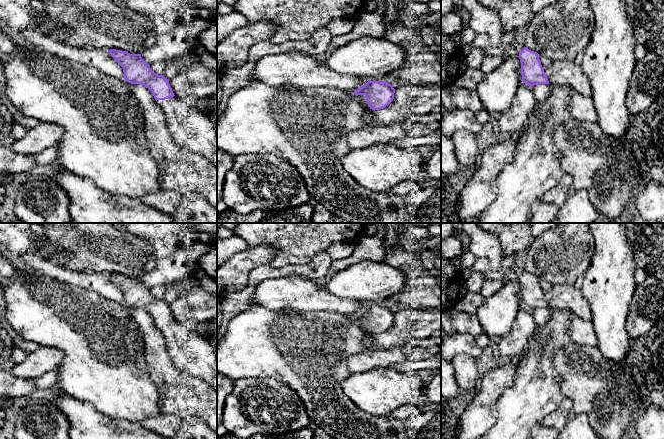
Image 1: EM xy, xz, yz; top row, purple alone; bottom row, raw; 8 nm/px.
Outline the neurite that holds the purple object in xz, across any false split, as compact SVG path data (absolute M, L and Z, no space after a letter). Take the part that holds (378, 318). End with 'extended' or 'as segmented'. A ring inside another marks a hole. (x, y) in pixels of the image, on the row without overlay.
M371 305L357 313L354 318L365 319L366 326L370 333L379 334L388 330L394 323L395 313L386 305Z | as segmented

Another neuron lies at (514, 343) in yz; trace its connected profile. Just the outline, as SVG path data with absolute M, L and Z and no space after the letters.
M522 306L510 332L498 343L501 354L505 357L521 357L536 327L532 311Z

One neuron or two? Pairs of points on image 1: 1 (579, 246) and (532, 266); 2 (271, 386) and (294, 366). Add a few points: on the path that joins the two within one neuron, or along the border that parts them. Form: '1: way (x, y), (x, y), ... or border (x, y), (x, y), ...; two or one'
1: way (567, 249), (559, 255), (549, 256), (544, 259); one
2: border (254, 377), (272, 377), (280, 380), (296, 394); two

